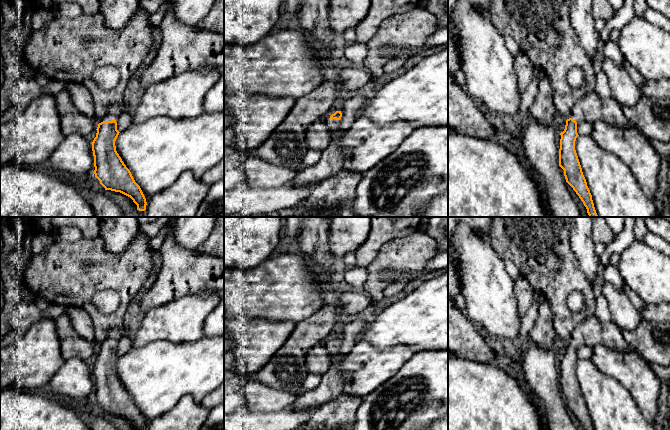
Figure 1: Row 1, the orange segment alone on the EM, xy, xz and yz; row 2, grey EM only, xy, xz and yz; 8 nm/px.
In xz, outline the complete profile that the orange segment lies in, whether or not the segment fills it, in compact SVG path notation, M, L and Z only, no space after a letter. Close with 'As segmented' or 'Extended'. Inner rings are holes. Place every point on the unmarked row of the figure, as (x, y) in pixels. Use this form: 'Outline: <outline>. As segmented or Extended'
Outline: M336 335L326 345L330 353L331 366L321 375L320 384L311 389L306 390L299 395L292 405L288 408L291 410L316 410L325 403L335 400L343 393L343 374L338 370L338 366L343 361L345 355L340 355L337 351L342 341L341 335Z. Extended

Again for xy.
Outline: M121 325L109 331L105 344L98 348L92 366L94 398L105 414L120 416L130 421L137 430L146 430L146 422L116 375L115 365L119 359L116 343L126 336L126 327Z. Extended

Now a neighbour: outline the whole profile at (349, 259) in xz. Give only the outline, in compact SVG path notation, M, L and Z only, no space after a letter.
M348 253L342 258L343 262L345 263L346 266L350 267L356 267L357 262L355 259L355 254L354 253Z

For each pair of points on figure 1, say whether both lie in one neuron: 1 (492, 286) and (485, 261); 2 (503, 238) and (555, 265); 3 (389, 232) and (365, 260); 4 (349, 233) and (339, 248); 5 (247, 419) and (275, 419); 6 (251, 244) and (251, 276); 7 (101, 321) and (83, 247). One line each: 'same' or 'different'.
1: same
2: different
3: same
4: same
5: same
6: different
7: same

